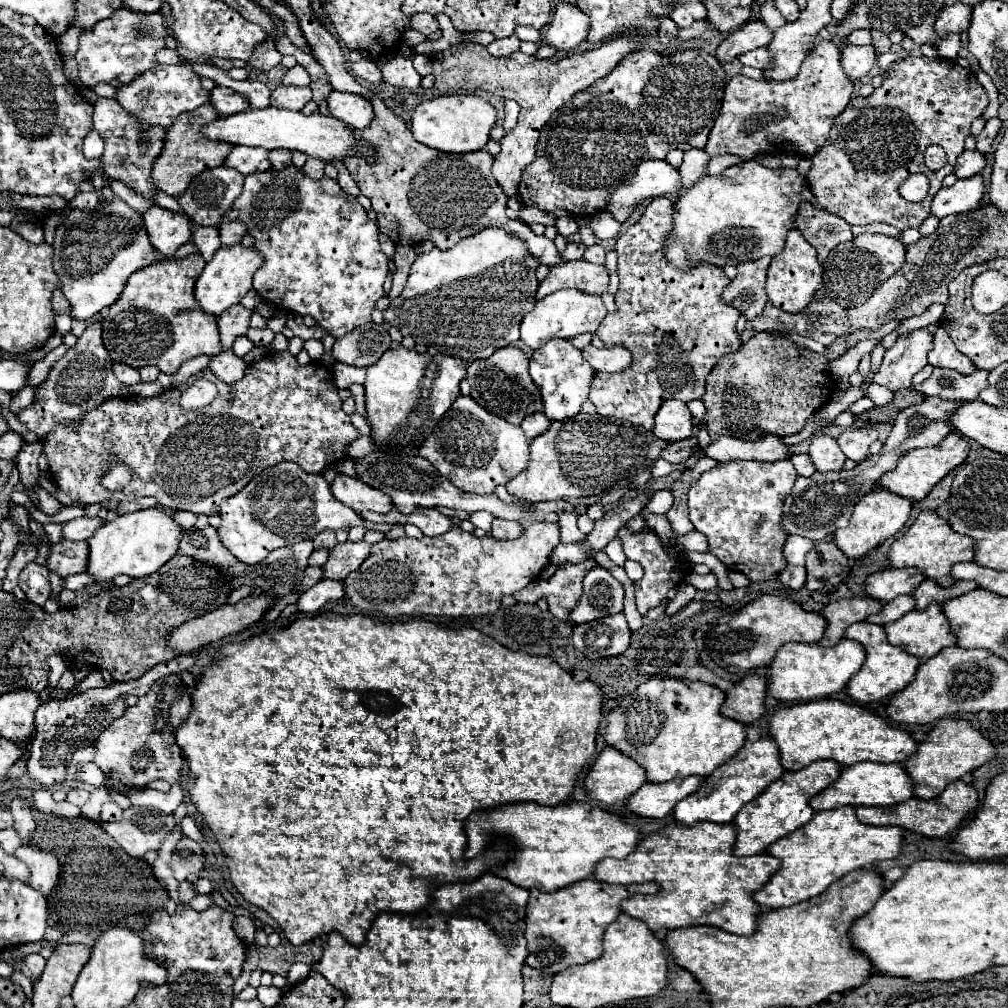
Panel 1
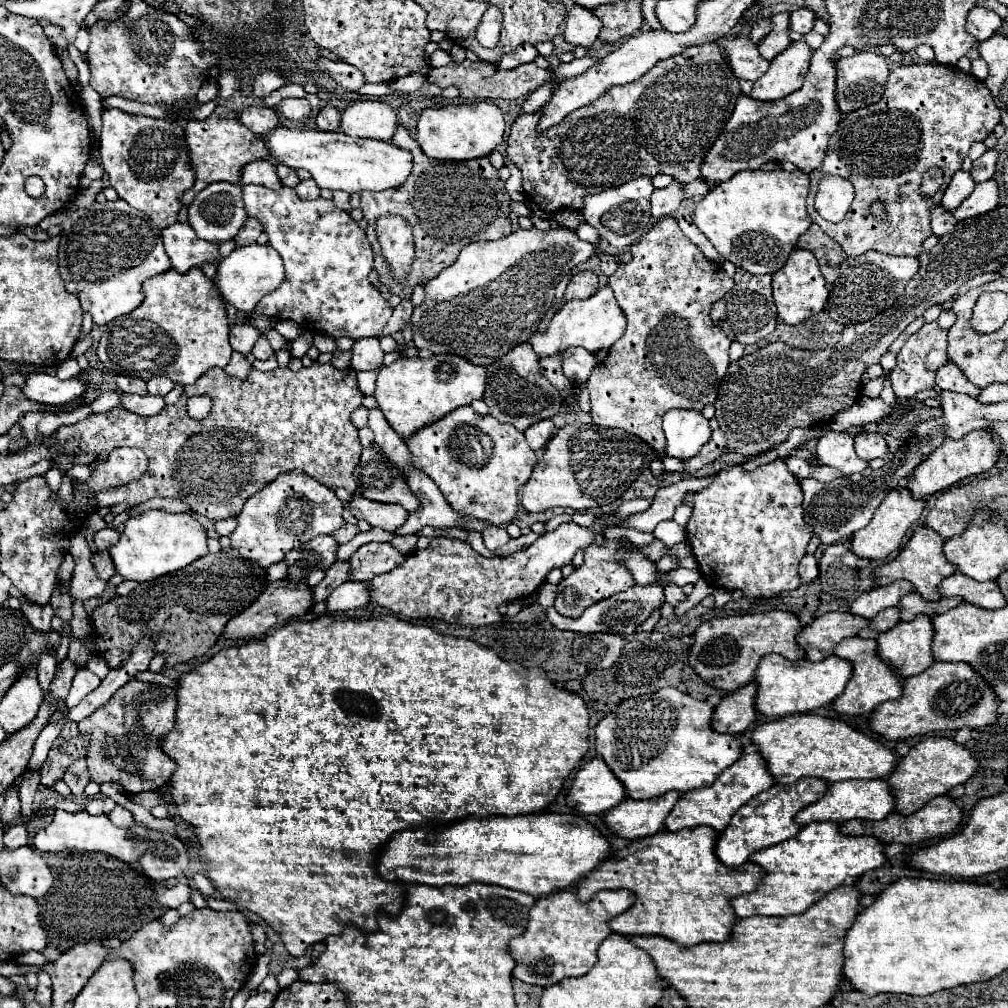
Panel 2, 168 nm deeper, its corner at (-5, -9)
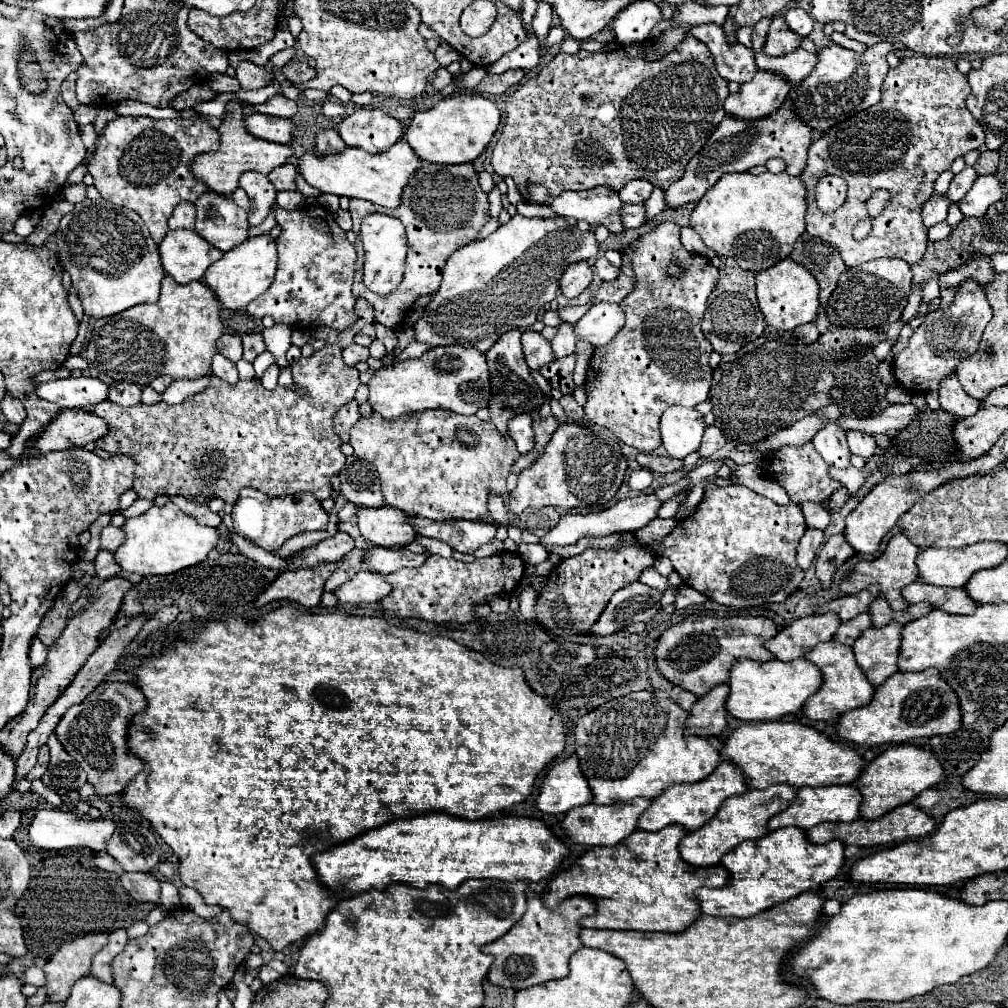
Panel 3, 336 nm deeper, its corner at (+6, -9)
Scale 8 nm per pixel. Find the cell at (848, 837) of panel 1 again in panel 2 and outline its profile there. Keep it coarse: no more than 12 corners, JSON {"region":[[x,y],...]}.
{"region":[[817,821],[749,857],[737,917],[799,915],[885,863],[875,837]]}

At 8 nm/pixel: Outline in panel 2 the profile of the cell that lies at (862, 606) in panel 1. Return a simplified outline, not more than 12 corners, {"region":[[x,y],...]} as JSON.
{"region":[[825,613],[797,635],[809,661],[833,655],[839,641],[869,621],[853,613]]}

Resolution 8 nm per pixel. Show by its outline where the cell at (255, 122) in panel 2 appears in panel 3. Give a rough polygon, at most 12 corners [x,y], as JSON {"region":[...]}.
{"region":[[260,113],[246,115],[254,137],[288,143],[294,135],[290,119]]}

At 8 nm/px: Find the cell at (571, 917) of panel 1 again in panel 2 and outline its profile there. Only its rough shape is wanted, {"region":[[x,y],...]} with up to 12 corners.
{"region":[[635,895],[539,897],[507,951],[513,977],[551,987],[585,975],[607,921]]}

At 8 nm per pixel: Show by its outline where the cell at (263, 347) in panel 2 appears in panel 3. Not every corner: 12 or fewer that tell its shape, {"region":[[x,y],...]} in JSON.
{"region":[[260,333],[244,335],[244,359],[254,361],[266,351]]}

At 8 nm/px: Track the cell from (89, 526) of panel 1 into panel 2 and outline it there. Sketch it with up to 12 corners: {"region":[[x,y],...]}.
{"region":[[111,527],[95,533],[99,551],[111,549],[119,533]]}

